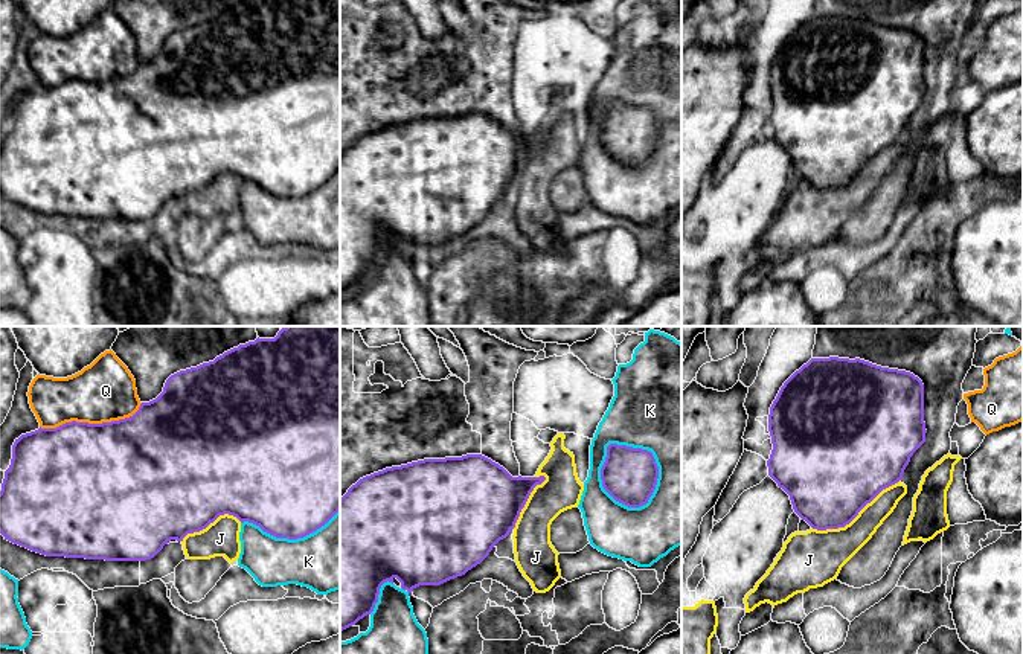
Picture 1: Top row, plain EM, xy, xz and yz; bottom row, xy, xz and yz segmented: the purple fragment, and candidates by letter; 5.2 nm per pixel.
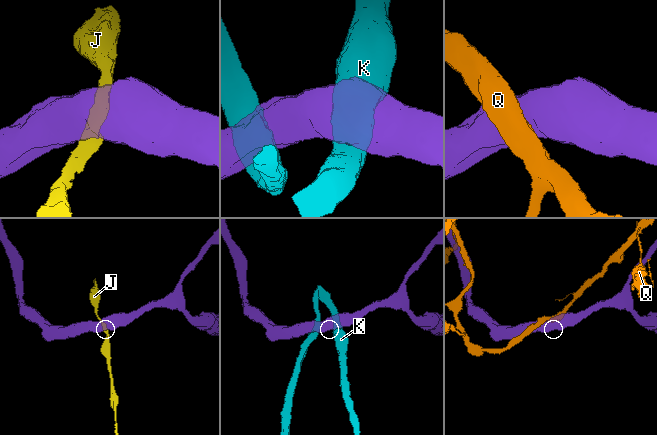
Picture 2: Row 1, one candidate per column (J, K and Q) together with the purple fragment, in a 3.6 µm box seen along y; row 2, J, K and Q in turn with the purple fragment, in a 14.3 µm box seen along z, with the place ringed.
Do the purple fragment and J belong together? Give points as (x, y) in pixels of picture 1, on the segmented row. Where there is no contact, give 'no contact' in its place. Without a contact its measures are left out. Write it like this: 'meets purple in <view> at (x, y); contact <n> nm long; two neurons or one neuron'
meets purple in yz at (854, 517); contact 550 nm long; two neurons

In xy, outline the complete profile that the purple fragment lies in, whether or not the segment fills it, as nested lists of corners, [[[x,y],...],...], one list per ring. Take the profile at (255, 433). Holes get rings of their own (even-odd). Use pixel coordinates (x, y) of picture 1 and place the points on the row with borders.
[[[285,326],[274,338],[256,338],[245,345],[239,345],[213,361],[203,363],[197,367],[180,370],[171,375],[163,387],[163,392],[149,402],[142,402],[139,410],[125,419],[88,424],[88,422],[66,422],[56,428],[38,428],[35,431],[21,434],[12,445],[12,459],[9,468],[5,471],[5,479],[0,491],[0,534],[5,540],[26,547],[32,552],[46,556],[105,559],[105,561],[146,561],[154,558],[165,544],[171,540],[183,541],[188,534],[200,532],[213,523],[220,515],[229,514],[236,517],[241,523],[249,521],[259,526],[264,532],[276,538],[297,540],[303,538],[322,526],[325,526],[340,511],[340,326]]]

